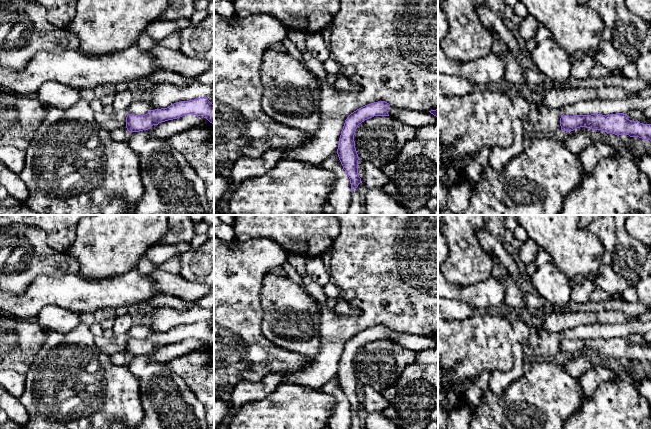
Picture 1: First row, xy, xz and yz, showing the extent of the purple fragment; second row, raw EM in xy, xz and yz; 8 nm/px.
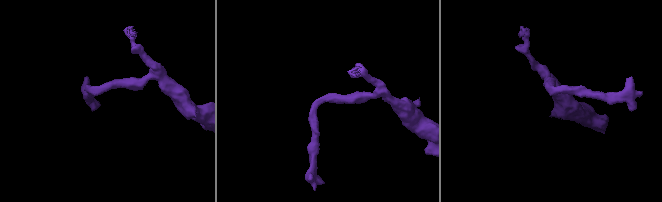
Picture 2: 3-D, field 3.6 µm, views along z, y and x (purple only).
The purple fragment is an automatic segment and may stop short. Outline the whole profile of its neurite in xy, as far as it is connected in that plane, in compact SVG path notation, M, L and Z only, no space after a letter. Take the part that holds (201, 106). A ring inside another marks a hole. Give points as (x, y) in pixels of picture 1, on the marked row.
M207 97L194 100L181 101L167 108L155 109L145 115L128 114L126 117L126 128L130 132L139 132L150 129L153 125L193 114L206 118L214 124L214 104Z

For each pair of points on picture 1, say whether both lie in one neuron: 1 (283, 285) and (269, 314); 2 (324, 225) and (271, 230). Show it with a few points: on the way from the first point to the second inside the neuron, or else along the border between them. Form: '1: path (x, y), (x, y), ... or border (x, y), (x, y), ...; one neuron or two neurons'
1: path (281, 292), (281, 302), (276, 307); one neuron
2: path (311, 225), (284, 225); one neuron

